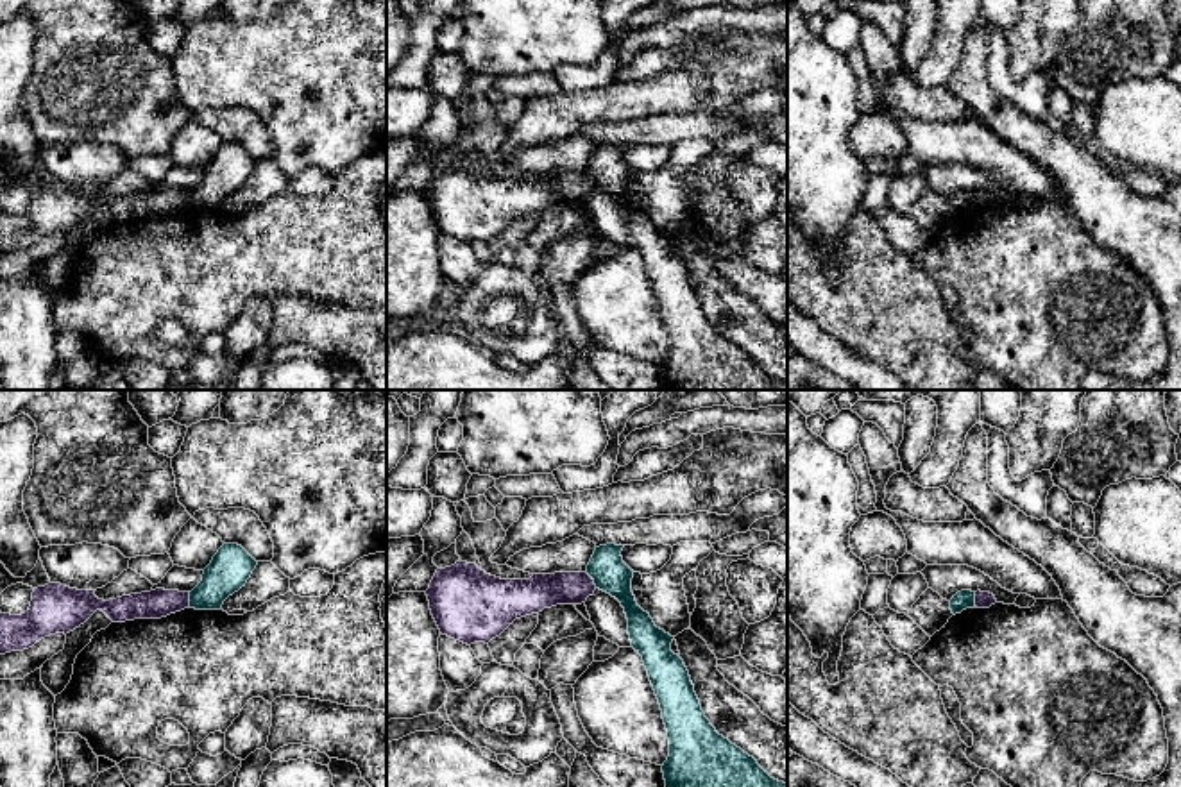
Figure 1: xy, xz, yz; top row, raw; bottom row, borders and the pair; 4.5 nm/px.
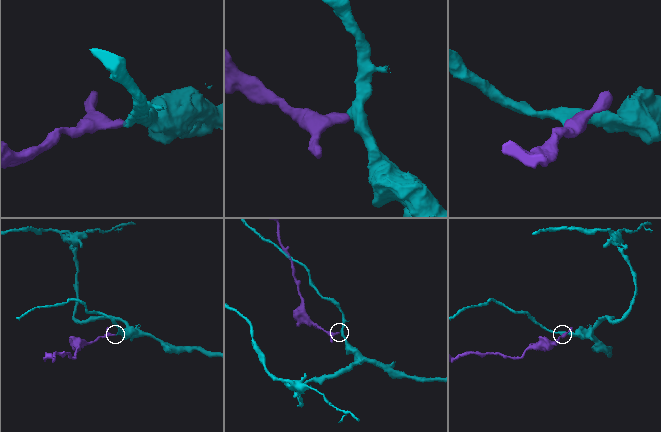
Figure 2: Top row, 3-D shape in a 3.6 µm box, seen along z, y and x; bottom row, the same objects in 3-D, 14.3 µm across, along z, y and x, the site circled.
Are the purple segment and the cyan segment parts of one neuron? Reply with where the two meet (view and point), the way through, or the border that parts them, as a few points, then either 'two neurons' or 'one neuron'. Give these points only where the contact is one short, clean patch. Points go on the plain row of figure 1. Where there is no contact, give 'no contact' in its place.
meets purple in xz at (593, 179); border along xz (586, 172), (596, 186); two neurons

